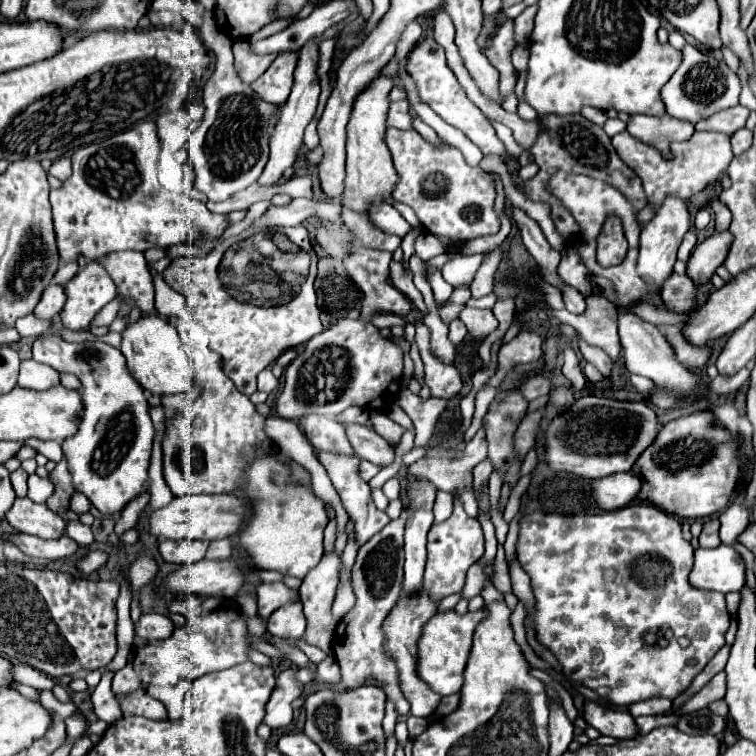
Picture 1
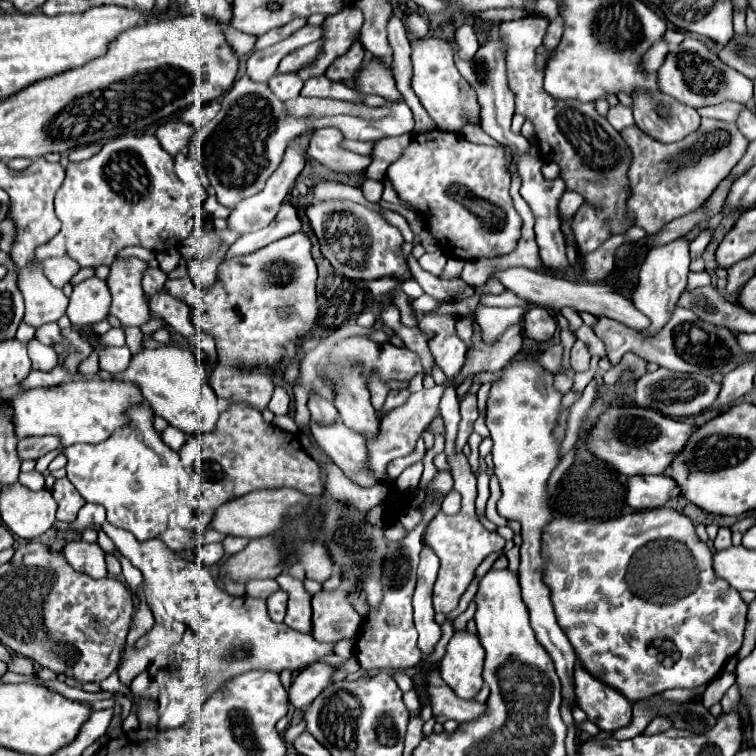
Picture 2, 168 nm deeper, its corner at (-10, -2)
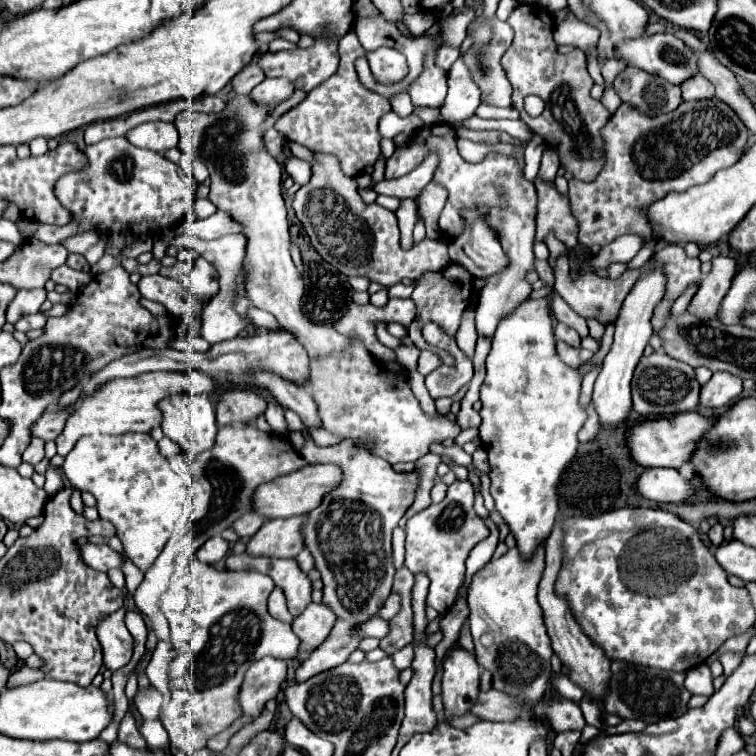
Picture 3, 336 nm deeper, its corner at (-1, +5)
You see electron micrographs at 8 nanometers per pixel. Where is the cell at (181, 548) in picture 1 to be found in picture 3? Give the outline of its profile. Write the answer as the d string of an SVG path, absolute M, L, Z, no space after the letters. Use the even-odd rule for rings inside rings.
M213 536L211 540L207 540L207 544L203 544L203 548L199 548L197 558L199 558L201 562L215 564L215 562L219 562L227 552L229 552L229 542L225 542L221 536Z

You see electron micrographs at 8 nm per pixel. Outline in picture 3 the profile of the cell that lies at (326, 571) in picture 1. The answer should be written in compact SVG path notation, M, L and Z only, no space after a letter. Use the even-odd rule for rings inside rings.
M311 602L301 616L293 620L293 632L301 638L301 648L299 648L299 658L307 658L311 650L315 650L323 640L329 636L331 628L335 626L335 612L327 608L325 602Z

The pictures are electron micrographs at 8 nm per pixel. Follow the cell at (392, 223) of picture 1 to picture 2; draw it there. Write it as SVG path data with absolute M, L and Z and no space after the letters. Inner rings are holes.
M366 179L362 183L362 193L368 201L372 203L378 203L380 201L380 189L382 189L382 183L380 181L372 181L372 179Z

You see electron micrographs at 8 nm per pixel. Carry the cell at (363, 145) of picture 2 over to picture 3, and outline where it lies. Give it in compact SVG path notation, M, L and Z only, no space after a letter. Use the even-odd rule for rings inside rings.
M387 112L381 120L379 120L379 134L383 138L393 138L395 134L413 134L423 126L423 122L417 116L407 116L401 118L395 112Z

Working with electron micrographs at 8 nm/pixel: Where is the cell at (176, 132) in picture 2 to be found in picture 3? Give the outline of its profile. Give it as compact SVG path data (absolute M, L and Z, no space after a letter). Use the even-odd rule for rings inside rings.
M145 122L127 132L127 140L139 148L165 152L177 146L177 128L167 122Z

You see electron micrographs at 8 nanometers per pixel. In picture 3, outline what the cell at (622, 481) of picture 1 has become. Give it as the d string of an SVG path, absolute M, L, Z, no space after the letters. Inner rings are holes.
M645 468L635 490L653 502L693 502L695 490L673 468Z

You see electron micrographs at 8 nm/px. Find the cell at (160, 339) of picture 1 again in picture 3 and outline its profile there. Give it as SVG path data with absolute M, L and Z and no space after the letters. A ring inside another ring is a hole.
M183 392L183 396L167 396L167 400L159 404L159 410L163 412L163 424L161 424L163 434L175 440L187 454L195 456L213 446L217 426L215 426L215 408L209 396L203 394L187 396L187 392Z

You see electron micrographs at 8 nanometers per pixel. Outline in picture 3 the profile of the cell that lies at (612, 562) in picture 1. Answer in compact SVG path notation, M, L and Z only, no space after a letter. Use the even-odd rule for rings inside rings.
M621 508L621 510L603 512L599 516L575 516L575 518L563 520L563 532L565 532L563 534L563 566L555 580L555 594L567 600L577 624L583 628L587 638L593 640L593 644L599 644L599 648L603 648L609 660L625 660L629 664L639 664L639 666L659 668L659 670L669 670L669 672L687 672L693 666L705 662L711 654L715 654L727 638L743 634L755 622L755 610L753 610L747 590L735 588L727 582L727 572L717 564L711 550L699 538L699 532L691 524L687 524L685 520L681 520L679 516L671 512L665 512L659 508L657 510Z

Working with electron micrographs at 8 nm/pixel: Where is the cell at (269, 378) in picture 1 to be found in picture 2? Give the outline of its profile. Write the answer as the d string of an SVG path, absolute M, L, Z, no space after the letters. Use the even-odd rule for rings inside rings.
M276 387L268 409L270 409L274 415L286 415L286 413L288 413L288 403L290 403L290 397L288 397L288 393L284 391L284 387Z

